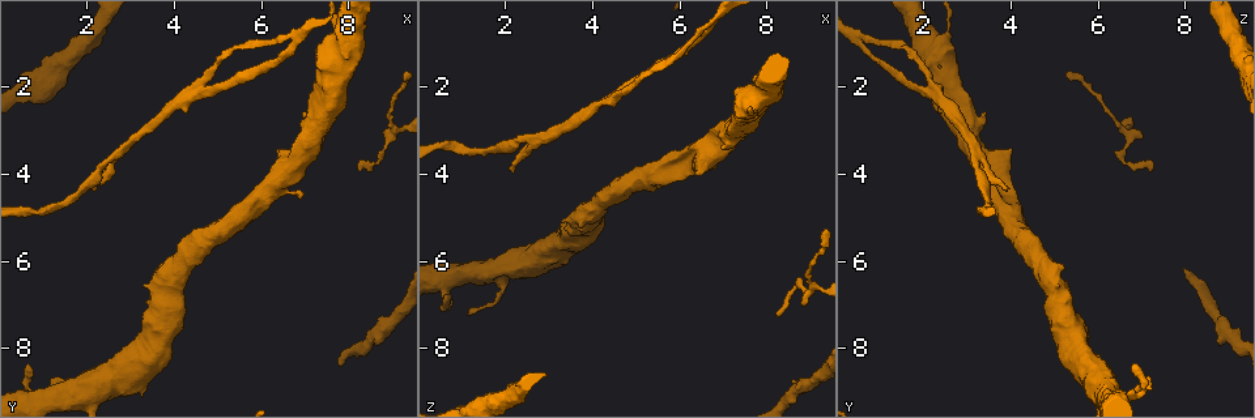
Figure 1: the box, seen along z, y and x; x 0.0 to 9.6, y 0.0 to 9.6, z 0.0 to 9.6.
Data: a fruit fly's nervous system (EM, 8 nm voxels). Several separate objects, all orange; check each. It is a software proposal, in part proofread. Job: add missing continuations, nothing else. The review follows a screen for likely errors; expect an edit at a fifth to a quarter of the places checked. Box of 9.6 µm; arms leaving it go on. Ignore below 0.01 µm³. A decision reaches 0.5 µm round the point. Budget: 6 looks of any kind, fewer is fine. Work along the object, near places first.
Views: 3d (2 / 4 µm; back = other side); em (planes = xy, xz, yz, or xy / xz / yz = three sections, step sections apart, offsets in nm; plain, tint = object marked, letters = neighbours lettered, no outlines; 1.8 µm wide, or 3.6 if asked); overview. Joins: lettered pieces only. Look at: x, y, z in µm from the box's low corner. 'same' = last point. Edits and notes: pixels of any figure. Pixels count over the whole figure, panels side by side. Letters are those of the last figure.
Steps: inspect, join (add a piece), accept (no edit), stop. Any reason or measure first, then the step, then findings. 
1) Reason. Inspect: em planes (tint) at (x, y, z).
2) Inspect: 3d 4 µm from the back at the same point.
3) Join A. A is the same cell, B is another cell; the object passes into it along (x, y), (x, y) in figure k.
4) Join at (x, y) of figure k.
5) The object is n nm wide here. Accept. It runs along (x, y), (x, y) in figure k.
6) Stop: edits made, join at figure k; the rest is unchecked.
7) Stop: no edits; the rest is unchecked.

An open end. Inspect: 3d 2 µm from the back at (8.75, 3.15, 7.00).

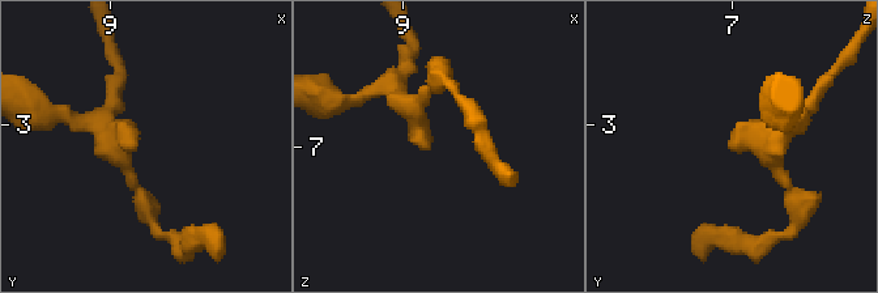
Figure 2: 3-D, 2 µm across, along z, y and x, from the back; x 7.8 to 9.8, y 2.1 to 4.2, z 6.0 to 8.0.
Shape alone is not enough. Inspect: em xy step 16 (letters) at (8.80, 3.12, 7.00).

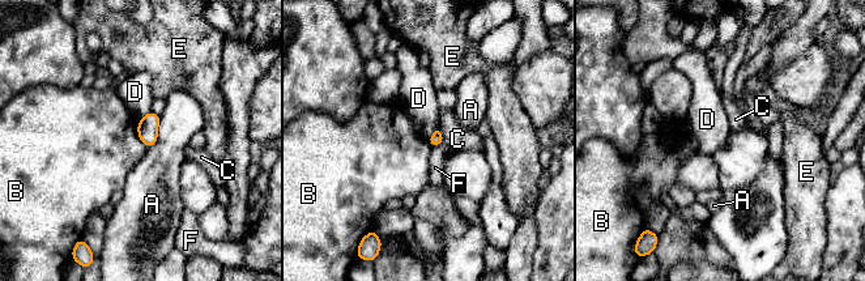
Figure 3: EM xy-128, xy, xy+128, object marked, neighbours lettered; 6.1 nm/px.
Inspect: em planes (letters) at the same point.

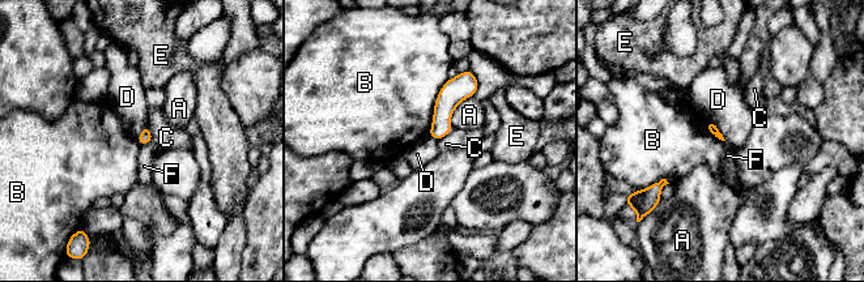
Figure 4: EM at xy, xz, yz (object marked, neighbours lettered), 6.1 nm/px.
Accept. A, B, C, D, E and F are other cells; it runs along (468, 75), (445, 105), (437, 136) in figure 4; no lettered piece goes on from it.

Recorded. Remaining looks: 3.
Branch stops here. Inspect: 3d 2 µm from the back at (2.20, 4.35, 3.95).

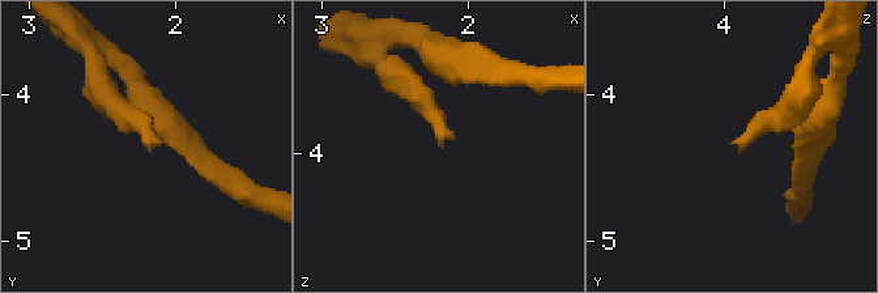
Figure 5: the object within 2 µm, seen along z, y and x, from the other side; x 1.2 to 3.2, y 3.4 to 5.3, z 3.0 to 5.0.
Shape alone is not enough. Inspect: em yz step 4 (letters) at (2.12, 4.32, 3.90).

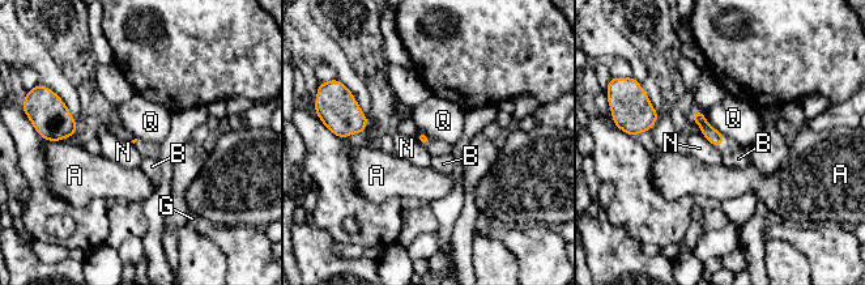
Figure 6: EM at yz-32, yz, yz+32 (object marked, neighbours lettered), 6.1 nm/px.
Join G. G is the same cell, A, B, N and Q are other cells; the object passes into it along (714, 136), (721, 141), (727, 145) in figure 6; the cell continues.

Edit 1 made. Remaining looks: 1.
Stop: edits made, join at figure 6; the rest is unchecked.

